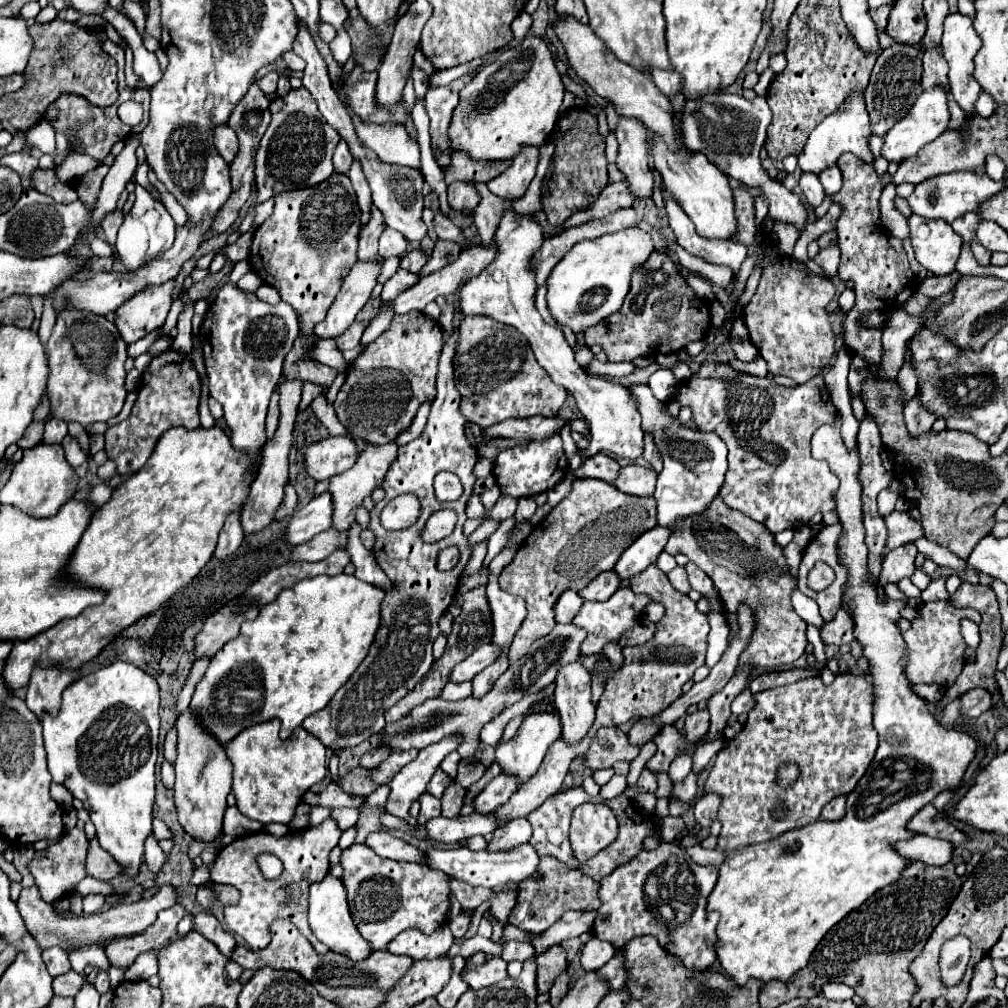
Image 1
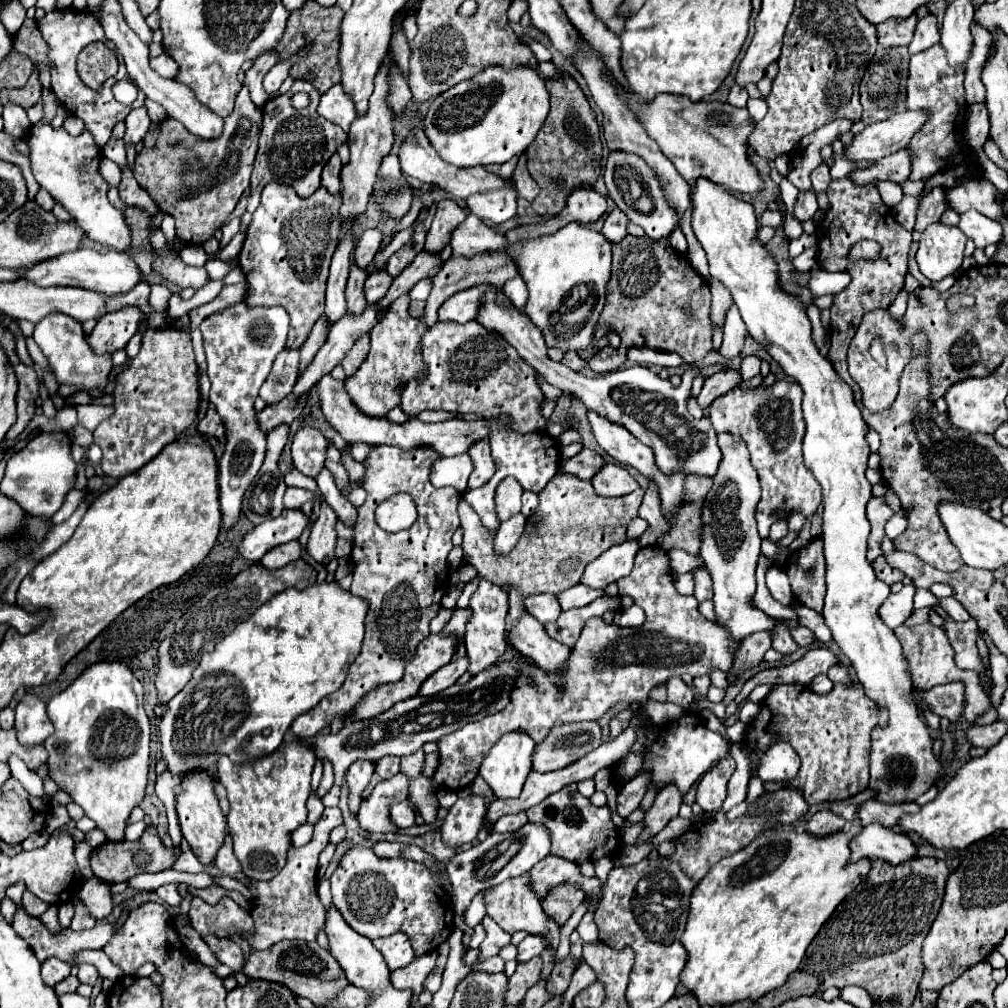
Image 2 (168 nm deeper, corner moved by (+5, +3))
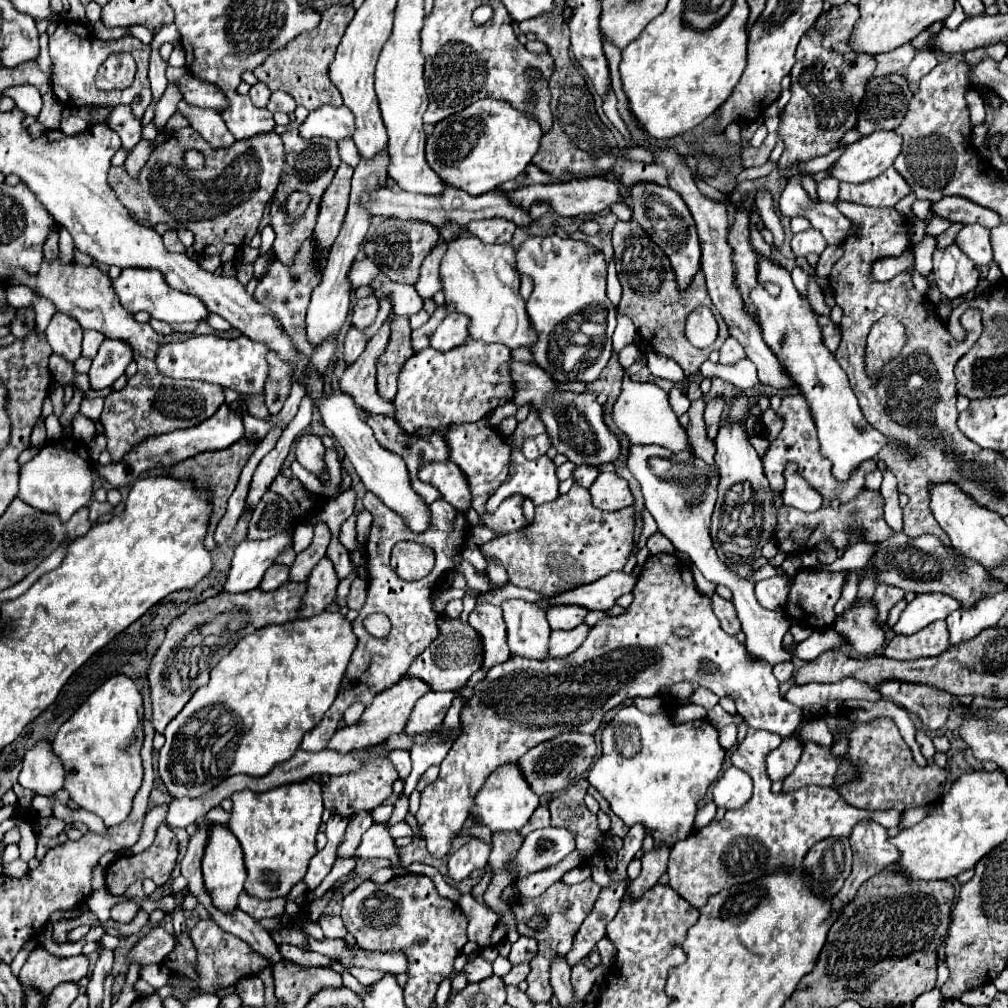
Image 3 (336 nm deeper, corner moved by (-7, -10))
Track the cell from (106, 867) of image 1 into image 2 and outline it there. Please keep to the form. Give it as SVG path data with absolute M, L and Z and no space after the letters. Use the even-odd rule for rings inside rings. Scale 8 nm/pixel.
M147 828L143 838L137 842L105 842L99 848L95 848L91 852L91 870L95 874L95 878L107 882L107 884L115 884L115 882L125 882L131 876L137 876L141 872L159 872L159 870L167 870L175 864L175 850L173 848L165 848L155 832L155 828Z

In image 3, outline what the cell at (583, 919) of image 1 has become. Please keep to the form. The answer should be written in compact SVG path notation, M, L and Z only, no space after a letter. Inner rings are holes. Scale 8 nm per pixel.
M515 965L515 967L513 967L507 975L503 975L501 979L503 979L505 985L519 985L521 981L525 981L527 973L529 973L529 965Z

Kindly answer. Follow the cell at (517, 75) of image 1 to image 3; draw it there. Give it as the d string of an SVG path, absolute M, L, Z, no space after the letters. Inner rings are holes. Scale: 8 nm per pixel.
M483 99L435 125L435 131L431 133L431 137L427 135L425 159L429 167L441 177L443 183L463 189L469 195L483 195L491 189L497 189L501 183L515 179L531 163L533 155L539 149L541 137L543 133L535 119L527 119L525 113L513 109L507 101L503 103L495 99Z

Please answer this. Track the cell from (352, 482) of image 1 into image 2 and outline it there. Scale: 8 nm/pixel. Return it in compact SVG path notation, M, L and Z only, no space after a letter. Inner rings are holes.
M323 500L319 504L319 518L315 520L307 540L307 554L315 562L321 562L325 566L335 558L335 544L337 544L335 524L337 524L337 514Z

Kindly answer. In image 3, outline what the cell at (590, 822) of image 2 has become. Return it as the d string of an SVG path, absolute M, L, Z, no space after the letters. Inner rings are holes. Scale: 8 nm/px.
M579 779L549 801L549 811L551 825L571 829L577 835L577 851L591 859L595 853L603 853L603 833L597 829L597 817L583 803L585 793L587 779Z

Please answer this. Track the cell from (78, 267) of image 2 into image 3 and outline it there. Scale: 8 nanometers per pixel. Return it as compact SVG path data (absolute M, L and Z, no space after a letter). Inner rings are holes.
M123 269L123 273L113 279L113 287L121 299L121 305L131 311L147 311L153 319L159 321L167 321L167 323L201 323L209 317L209 309L203 305L203 301L191 293L183 293L183 291L175 291L173 287L169 287L169 283L165 283L163 275L159 271L153 269Z

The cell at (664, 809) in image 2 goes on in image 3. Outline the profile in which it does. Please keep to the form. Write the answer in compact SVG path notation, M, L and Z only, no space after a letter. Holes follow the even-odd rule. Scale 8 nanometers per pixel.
M667 847L651 849L649 853L645 853L641 857L643 871L641 871L641 875L637 879L633 879L629 883L629 887L627 887L629 899L639 899L639 895L643 895L645 891L649 891L657 883L657 879L667 869L667 859L669 859L669 849Z

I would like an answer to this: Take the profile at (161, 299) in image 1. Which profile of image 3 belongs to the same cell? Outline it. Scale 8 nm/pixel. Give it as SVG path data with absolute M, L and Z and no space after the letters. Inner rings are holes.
M103 341L99 347L91 369L89 369L89 385L91 389L105 389L111 387L113 381L117 381L125 367L133 361L133 353L127 343L123 341Z

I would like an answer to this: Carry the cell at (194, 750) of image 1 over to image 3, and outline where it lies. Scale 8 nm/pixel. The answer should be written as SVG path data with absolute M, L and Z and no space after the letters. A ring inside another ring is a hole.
M215 823L209 831L209 841L203 855L203 881L213 907L217 907L223 913L231 913L239 905L239 895L243 891L245 877L247 873L243 867L243 853L241 853L239 841L231 837L231 831L225 825Z

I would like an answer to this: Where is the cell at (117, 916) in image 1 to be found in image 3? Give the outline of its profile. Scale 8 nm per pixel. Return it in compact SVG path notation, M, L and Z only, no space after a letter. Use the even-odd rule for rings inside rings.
M43 947L33 949L27 963L23 965L19 973L19 983L27 987L35 987L49 995L59 983L67 981L79 981L87 975L89 961L85 955L69 957L69 959L57 959L49 955Z

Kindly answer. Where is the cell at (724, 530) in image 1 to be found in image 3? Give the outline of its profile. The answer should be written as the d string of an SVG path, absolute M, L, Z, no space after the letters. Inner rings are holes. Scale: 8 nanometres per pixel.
M789 661L785 663L779 663L773 667L773 675L777 677L779 683L785 683L785 681L791 681L793 679L793 665Z

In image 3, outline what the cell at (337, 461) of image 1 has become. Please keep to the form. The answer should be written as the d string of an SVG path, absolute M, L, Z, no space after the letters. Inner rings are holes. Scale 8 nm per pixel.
M317 435L299 437L297 447L295 447L295 457L305 469L319 475L319 471L323 471L323 467L325 467L323 455L325 455L325 447Z

